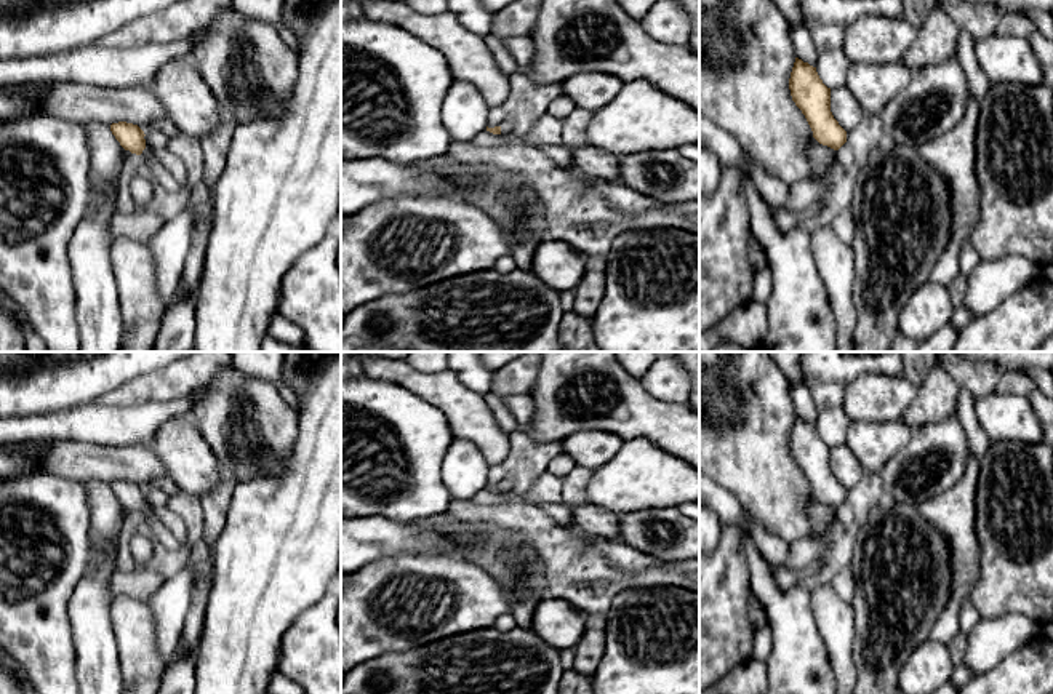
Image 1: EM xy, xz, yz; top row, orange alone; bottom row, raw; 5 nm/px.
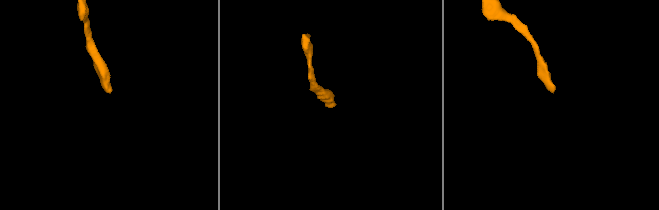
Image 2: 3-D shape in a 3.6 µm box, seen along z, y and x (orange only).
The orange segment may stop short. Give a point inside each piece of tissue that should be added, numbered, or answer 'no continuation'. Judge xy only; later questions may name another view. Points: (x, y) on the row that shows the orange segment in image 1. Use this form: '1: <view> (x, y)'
1: xy (159, 173)

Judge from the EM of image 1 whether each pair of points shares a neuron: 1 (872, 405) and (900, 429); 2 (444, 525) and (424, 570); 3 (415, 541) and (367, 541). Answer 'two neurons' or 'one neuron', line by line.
1: one neuron
2: two neurons
3: one neuron

